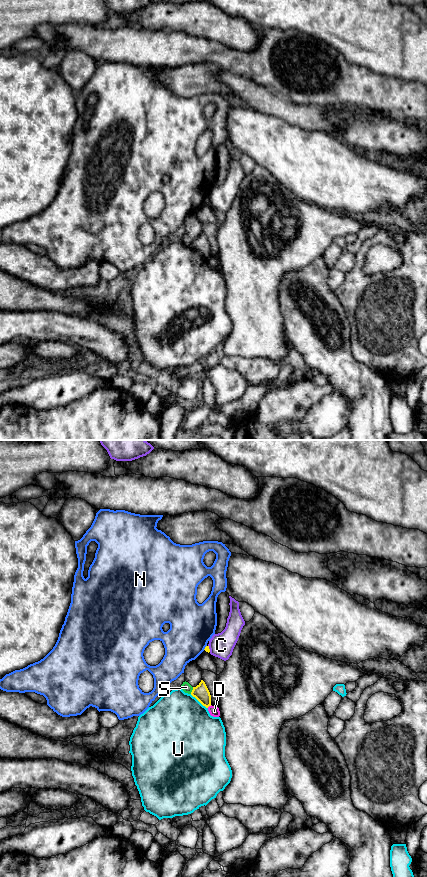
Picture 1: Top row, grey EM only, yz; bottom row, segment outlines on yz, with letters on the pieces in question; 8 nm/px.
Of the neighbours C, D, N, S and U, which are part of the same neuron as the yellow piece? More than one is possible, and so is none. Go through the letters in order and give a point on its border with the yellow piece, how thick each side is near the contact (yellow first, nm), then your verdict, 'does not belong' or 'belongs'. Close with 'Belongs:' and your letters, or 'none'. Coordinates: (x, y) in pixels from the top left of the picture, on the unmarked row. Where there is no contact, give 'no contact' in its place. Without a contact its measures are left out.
C: meets yellow in yz at (208, 200); 40 nm thick on the yellow side, 200 nm on the other; does not belong
D: meets yellow in yz at (209, 257); 120 nm thick on the yellow side, 80 nm on the other; does not belong
N: meets yellow in yz at (205, 199); 40 nm thick on the yellow side, 360 nm on the other; does not belong
S: meets yellow in yz at (192, 242); 120 nm thick on the yellow side, 80 nm on the other; does not belong
U: meets yellow in yz at (199, 253); 120 nm thick on the yellow side, 500 nm on the other; does not belong
Belongs: none

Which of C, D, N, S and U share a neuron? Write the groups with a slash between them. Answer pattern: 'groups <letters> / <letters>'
groups C / D / N / S / U

